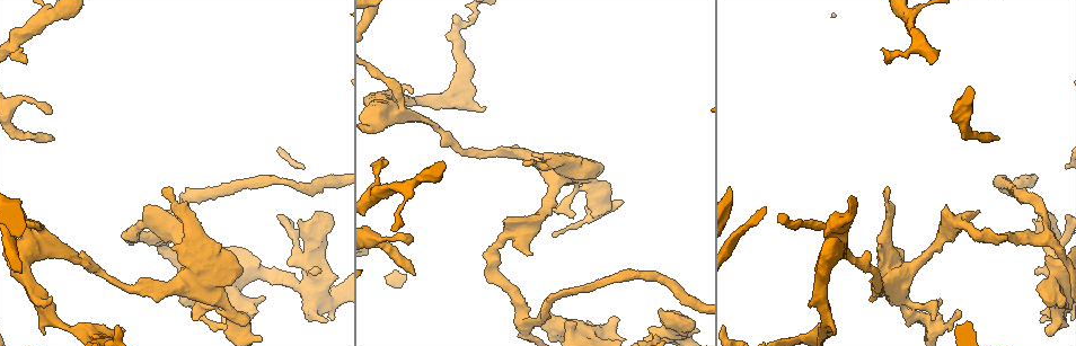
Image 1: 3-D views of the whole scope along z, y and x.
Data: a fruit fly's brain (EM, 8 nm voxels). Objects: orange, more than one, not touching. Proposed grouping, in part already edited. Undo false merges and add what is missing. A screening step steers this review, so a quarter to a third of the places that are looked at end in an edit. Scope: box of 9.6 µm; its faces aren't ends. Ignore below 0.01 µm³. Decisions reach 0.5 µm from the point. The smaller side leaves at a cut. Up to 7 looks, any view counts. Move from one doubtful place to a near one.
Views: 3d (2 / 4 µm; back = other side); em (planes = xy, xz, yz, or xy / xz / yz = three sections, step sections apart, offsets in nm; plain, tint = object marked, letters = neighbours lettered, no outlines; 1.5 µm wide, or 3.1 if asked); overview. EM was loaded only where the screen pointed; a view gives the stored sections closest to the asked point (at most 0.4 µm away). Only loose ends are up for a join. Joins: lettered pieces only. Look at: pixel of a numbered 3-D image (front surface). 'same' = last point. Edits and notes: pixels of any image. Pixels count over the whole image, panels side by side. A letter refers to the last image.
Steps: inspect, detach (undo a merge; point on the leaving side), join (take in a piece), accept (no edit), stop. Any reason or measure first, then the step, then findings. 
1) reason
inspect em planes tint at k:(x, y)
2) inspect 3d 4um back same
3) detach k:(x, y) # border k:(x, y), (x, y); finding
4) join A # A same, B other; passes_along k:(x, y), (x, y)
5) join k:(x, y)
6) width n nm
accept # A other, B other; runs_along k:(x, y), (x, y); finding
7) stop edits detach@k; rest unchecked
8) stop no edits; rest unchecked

free end
inspect em planes letters at 1:(523, 163)

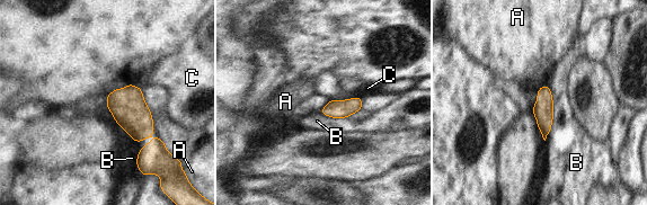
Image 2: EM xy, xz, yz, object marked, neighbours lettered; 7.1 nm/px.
width 130 nm
accept # A other, B other, C other; border 2:(162, 139), (147, 143), (135, 165); none of them fits

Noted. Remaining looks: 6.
thick end
inspect 3d 4um back at 1:(1045, 330)

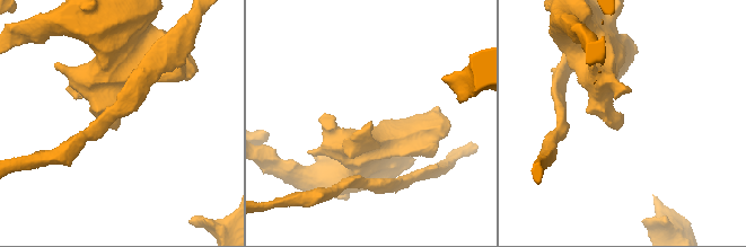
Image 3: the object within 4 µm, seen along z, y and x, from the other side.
shape alone is not enough
inspect em yz step 4 letters at 3:(622, 120)

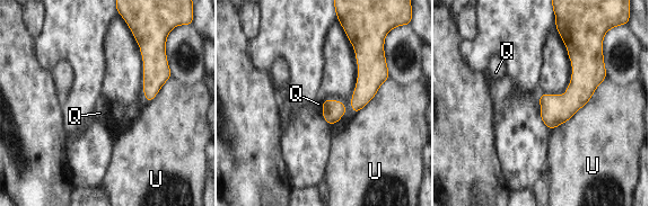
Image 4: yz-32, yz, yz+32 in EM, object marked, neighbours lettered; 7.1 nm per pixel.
accept # Q other, U other; runs_along 4:(576, 50), (579, 91), (551, 125); no lettered piece goes on from it

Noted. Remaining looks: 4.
stops while still wide
inspect 3d 4um at 1:(311, 273)

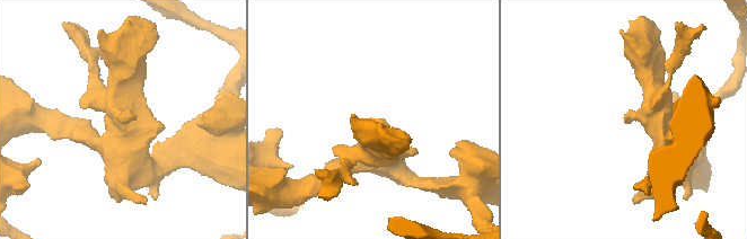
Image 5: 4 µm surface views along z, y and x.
shape alone is not enough
inspect em planes tint at 5:(627, 120)

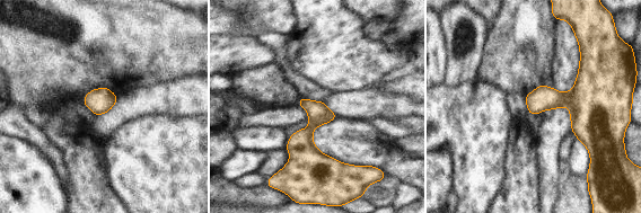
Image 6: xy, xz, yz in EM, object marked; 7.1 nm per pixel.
inspect em planes letters same

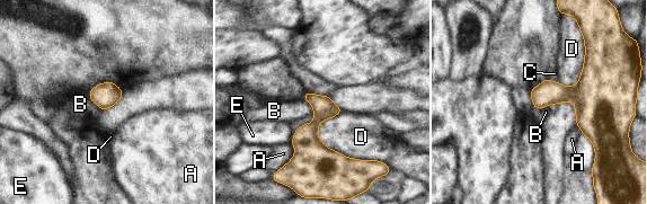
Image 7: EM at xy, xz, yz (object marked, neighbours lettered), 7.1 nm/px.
accept # A other, B other, C other, D other, E other; border 7:(89, 90), (89, 97), (102, 109); none of them fits

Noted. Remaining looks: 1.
stop no edits; rest unchecked

